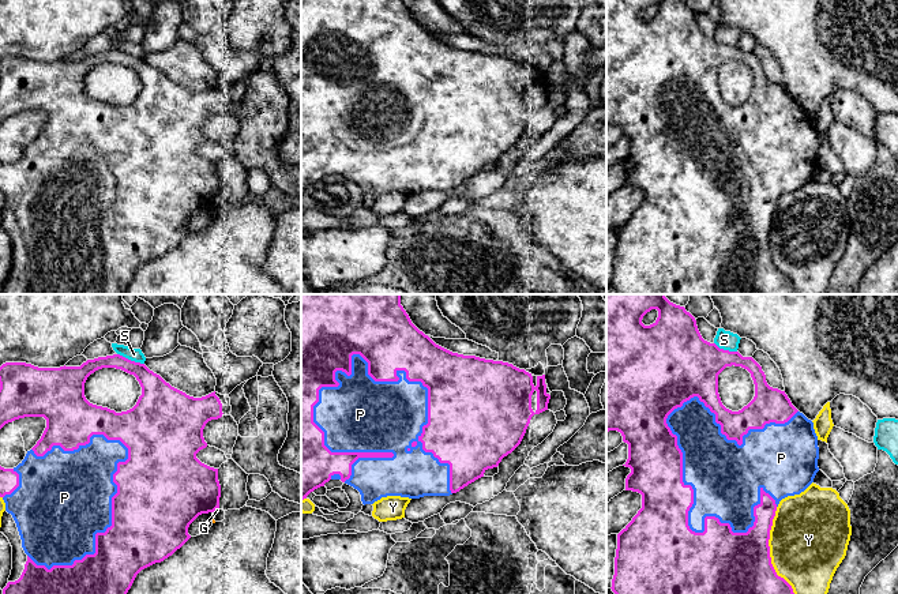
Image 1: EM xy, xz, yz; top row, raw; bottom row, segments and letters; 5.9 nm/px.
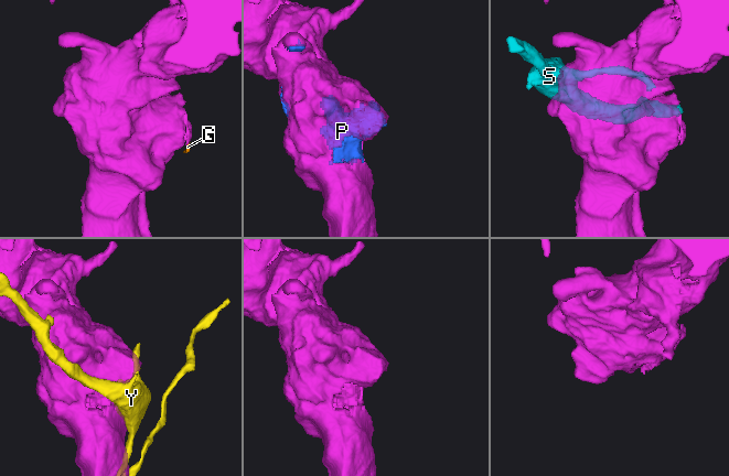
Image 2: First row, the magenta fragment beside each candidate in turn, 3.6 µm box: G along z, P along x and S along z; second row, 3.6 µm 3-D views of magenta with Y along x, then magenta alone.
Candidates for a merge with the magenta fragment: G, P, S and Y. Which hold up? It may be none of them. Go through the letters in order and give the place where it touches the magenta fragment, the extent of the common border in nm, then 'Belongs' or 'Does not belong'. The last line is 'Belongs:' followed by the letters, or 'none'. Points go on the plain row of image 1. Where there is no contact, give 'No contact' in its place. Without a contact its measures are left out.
G: Touches magenta at xy (215, 203). Shared border 50 nm. Does not belong
P: Touches magenta at xz (428, 93). Shared border 1000 nm. Belongs
S: Touches magenta at xy (130, 55). Shared border 170 nm. Does not belong
Y: Touches magenta at yz (769, 248). Shared border 550 nm. Does not belong
Belongs: P

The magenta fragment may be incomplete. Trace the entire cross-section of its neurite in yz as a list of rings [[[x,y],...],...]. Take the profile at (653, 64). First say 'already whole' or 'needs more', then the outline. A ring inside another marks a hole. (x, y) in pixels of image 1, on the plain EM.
needs more; [[[606,0],[606,127],[617,125],[623,131],[623,136],[628,139],[628,154],[623,159],[631,163],[631,168],[625,173],[625,185],[638,187],[642,189],[642,203],[632,213],[632,215],[617,229],[617,244],[615,252],[615,270],[612,274],[612,286],[619,294],[796,294],[792,281],[781,271],[777,270],[770,252],[770,225],[773,221],[773,214],[775,211],[777,202],[779,196],[788,191],[800,189],[804,187],[812,177],[819,166],[818,154],[819,154],[819,142],[818,131],[814,124],[814,117],[808,114],[803,108],[800,108],[790,97],[785,86],[773,83],[766,76],[766,69],[762,65],[762,61],[752,52],[743,52],[739,46],[729,46],[719,44],[715,38],[705,35],[698,25],[695,12],[680,0]],[[651,4],[658,5],[657,15],[645,20],[642,18],[643,11]],[[726,61],[741,61],[751,68],[751,72],[755,79],[755,91],[754,94],[739,106],[732,106],[726,104],[718,89],[718,69]]]

